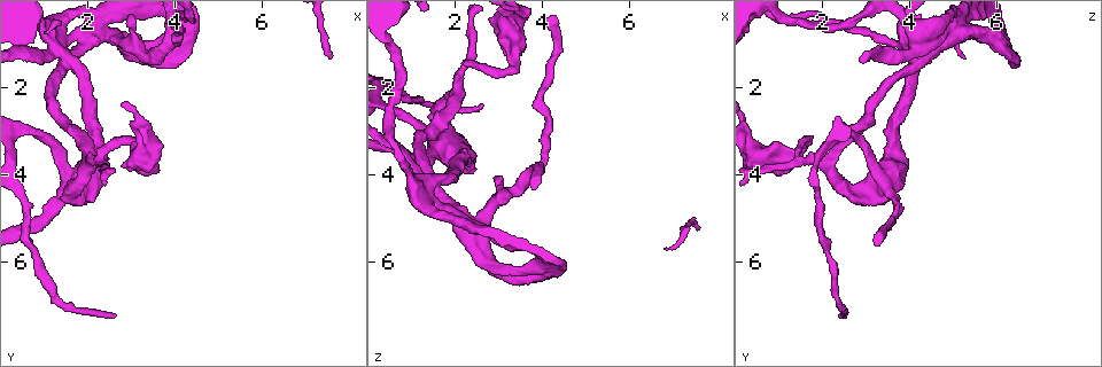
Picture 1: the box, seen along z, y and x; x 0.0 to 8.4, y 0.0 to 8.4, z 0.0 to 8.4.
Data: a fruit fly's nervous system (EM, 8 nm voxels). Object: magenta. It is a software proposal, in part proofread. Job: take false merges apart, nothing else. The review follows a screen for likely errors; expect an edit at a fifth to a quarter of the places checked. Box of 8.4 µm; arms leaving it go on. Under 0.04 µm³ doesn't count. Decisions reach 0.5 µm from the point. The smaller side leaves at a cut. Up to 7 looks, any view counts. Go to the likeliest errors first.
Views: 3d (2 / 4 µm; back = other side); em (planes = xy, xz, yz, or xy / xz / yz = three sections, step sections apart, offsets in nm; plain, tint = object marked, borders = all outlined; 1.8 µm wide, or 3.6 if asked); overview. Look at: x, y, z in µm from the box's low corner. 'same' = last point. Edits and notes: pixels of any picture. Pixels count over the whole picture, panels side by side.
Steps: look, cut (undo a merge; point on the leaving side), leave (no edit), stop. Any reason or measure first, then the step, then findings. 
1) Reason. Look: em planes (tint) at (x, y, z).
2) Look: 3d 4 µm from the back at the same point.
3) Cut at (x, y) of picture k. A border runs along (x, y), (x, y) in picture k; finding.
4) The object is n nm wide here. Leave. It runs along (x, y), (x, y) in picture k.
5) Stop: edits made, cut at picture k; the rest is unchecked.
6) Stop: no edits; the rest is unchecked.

Four arms meet. Look: 3d 4 µm at (2.40, 0.80, 5.25).

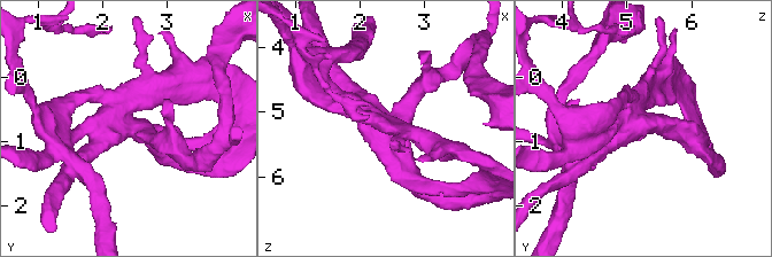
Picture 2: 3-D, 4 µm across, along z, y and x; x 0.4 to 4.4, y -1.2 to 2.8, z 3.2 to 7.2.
Now the EM. Look: em planes (tint) at (2.40, 0.75, 5.20).

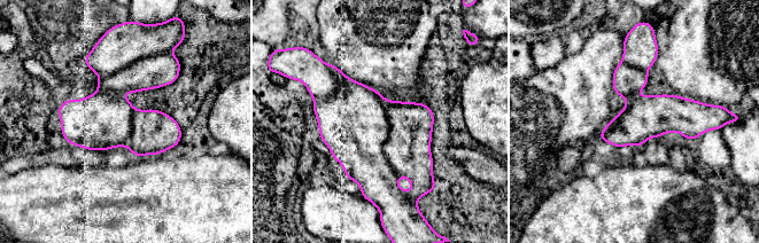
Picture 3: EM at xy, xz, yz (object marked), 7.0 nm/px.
The object is 300 nm wide here. Leave. Continuous, no second cell.

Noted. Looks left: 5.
Two arms at a narrow angle. Look: em yz step 8 (tint) at (1.05, 0.80, 4.10).

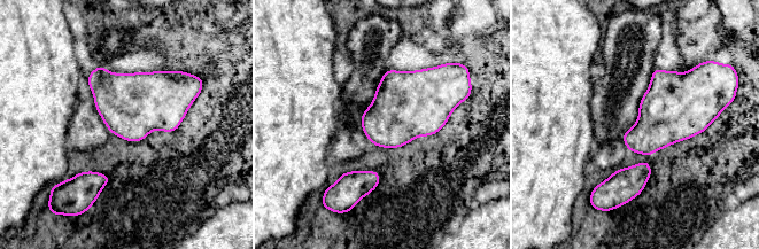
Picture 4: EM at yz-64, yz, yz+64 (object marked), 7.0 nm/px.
Look: em planes (borders) at the same point.

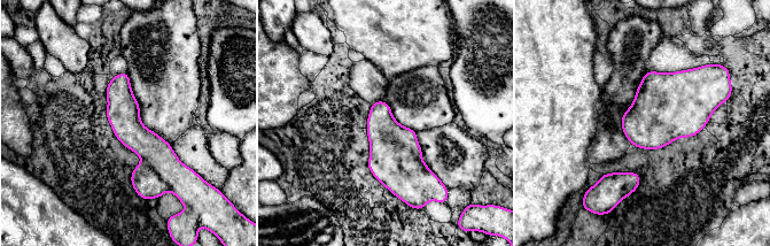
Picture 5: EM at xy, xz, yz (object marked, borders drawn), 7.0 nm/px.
Leave. It runs along (124, 75), (124, 120), (147, 147), (141, 191) in picture 5; one cell here.

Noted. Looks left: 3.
Four or more arms meet. Look: 3d 4 µm at (1.90, 4.25, 3.30).

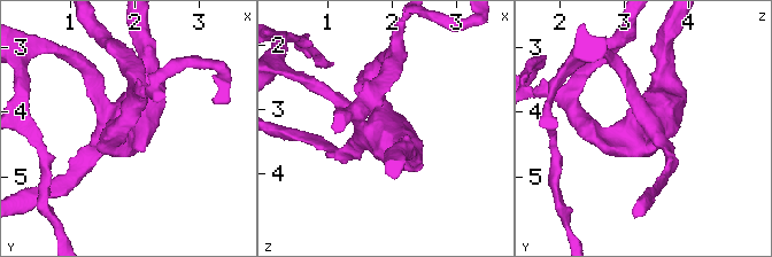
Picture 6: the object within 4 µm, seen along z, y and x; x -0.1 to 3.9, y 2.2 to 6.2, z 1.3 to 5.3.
Look: em 3.6 µm planes (tint) at (1.95, 4.25, 3.30).

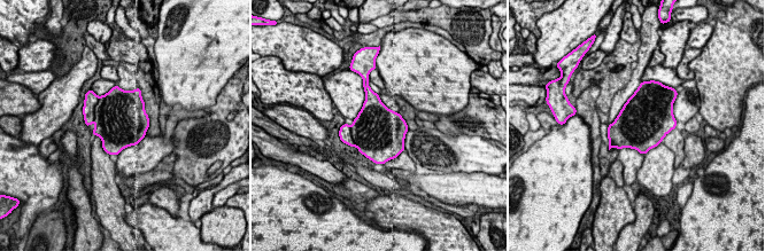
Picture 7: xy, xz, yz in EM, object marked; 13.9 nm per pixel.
Leave. One cell here.

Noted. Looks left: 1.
Stop: no edits; the rest is unchecked.

